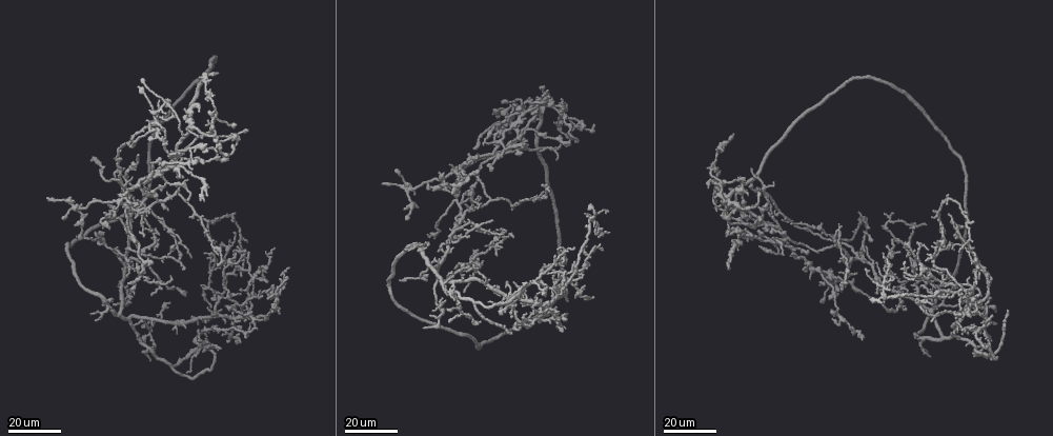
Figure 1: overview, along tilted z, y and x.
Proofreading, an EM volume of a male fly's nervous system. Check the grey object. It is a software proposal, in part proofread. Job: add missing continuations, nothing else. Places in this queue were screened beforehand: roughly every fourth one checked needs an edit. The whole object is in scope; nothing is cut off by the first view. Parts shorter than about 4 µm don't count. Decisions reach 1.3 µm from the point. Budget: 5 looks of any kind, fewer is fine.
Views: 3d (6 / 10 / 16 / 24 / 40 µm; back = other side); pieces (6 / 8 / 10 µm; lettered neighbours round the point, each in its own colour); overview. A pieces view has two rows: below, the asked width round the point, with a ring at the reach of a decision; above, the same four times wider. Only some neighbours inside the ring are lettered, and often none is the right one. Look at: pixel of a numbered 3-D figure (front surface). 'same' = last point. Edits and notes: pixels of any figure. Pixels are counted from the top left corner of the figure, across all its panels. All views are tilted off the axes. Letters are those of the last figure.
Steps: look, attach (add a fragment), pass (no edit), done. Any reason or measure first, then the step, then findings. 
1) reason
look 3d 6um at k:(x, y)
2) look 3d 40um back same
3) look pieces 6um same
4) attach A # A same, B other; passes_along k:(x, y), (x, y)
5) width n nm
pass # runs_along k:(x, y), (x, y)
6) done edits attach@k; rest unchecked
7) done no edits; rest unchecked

branch stops here
look 3d 16um at 1:(954, 235)

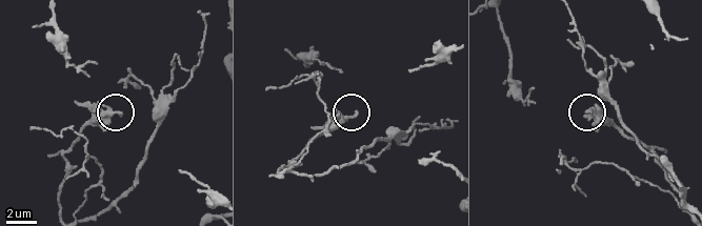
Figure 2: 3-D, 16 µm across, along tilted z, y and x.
look pieces 8um at 2:(121, 111)

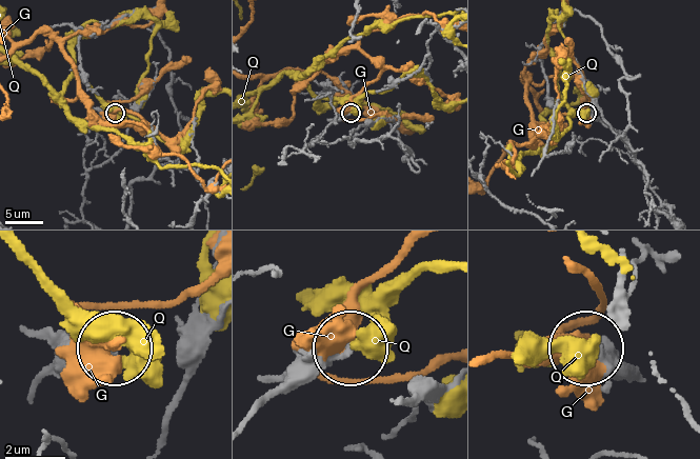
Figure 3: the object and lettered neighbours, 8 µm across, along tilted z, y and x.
pass # G other, Q other; no lettered fragment goes on from it

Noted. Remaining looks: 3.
look 3d 24um at 1:(1007, 309)

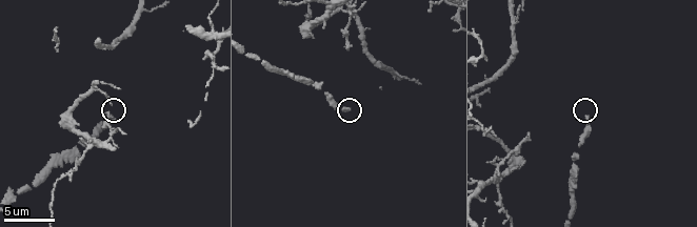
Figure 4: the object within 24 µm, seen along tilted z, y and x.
look pieces 10um at 4:(348, 109)

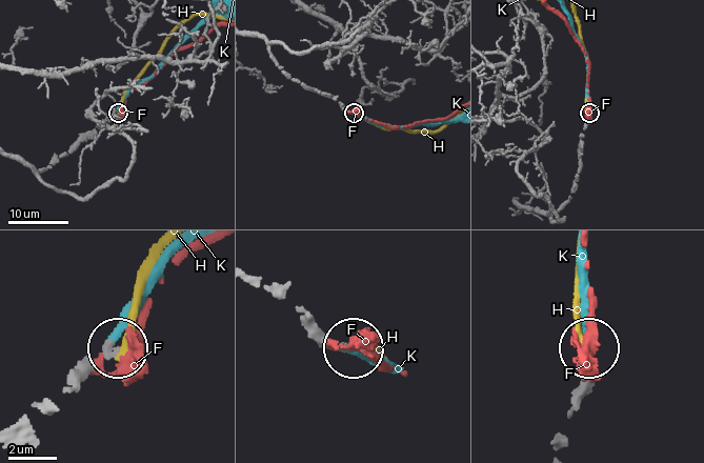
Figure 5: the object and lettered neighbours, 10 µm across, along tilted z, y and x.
attach K # F other, H other, K same; the neuron continues

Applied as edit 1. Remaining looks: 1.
done edits attach@5; rest unchecked

